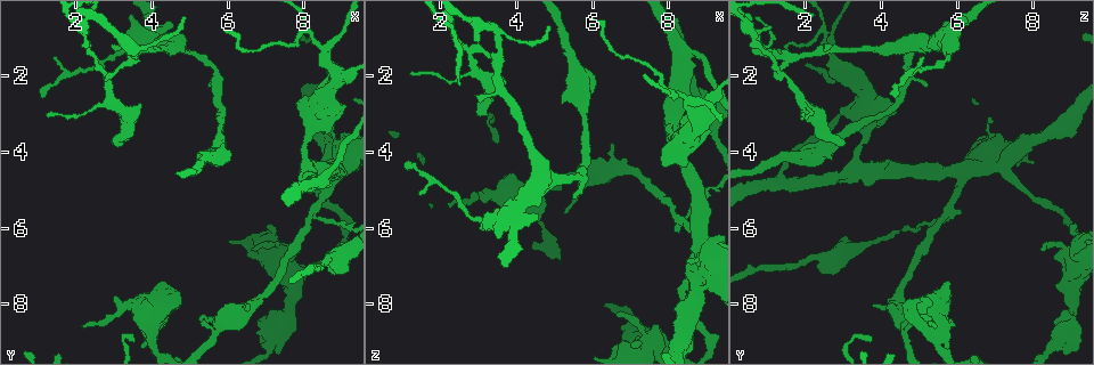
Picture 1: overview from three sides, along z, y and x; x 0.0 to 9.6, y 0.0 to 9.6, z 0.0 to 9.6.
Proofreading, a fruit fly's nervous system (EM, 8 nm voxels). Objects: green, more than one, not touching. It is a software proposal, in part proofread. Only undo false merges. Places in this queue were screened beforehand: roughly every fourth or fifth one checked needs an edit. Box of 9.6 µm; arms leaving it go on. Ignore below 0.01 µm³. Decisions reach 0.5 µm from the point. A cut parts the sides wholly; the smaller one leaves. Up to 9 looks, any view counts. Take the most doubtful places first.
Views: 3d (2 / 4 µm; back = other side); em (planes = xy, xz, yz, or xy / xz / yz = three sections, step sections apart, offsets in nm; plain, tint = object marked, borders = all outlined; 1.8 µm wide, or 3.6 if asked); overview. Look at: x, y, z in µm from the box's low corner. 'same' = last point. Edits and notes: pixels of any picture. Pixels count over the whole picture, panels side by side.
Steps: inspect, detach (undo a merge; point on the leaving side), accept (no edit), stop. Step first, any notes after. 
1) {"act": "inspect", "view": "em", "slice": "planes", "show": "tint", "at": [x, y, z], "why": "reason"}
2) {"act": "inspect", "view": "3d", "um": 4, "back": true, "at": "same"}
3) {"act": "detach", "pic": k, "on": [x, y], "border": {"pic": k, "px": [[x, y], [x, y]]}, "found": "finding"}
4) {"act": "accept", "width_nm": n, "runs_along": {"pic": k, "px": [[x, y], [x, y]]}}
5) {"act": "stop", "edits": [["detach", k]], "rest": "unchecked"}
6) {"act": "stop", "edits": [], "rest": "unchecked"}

{"act": "inspect", "view": "3d", "um": 2, "at": [8.25, 5.65, 5.80], "why": "sharp bend"}

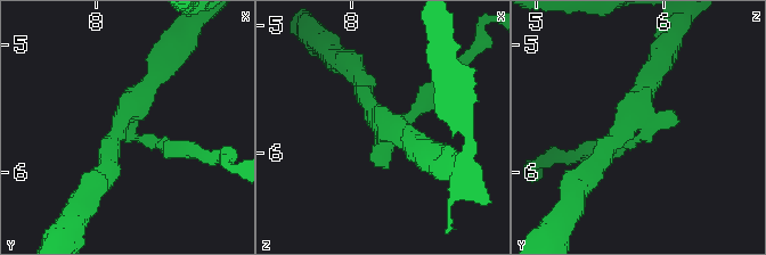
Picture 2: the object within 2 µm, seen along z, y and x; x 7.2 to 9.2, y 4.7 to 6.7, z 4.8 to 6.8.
{"act": "inspect", "view": "em", "slice": "yz", "step": 4, "show": "tint", "at": [8.28, 5.64, 5.78], "arms": 3}

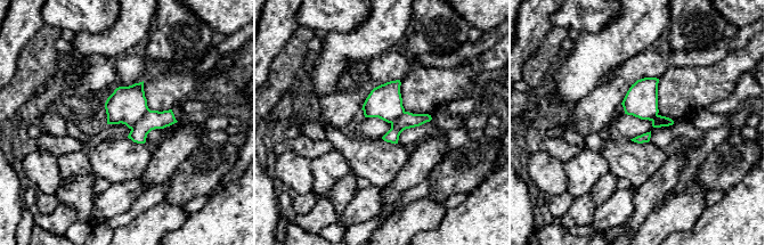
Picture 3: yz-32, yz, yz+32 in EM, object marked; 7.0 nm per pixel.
{"act": "inspect", "view": "em", "slice": "planes", "show": "tint", "at": "same", "why": "another direction"}

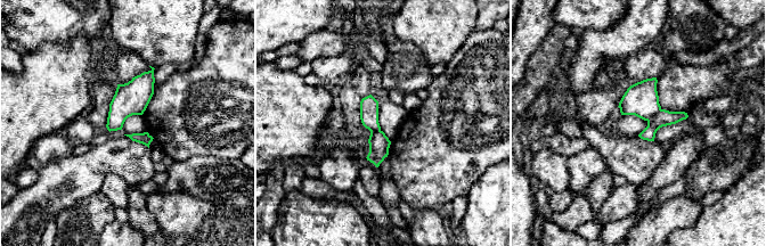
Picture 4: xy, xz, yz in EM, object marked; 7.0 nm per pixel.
{"act": "detach", "pic": 4, "on": [663, 117], "found": "a second neuron is stuck on"}

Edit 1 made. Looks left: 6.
{"act": "inspect", "view": "overview", "why": "redraw"}

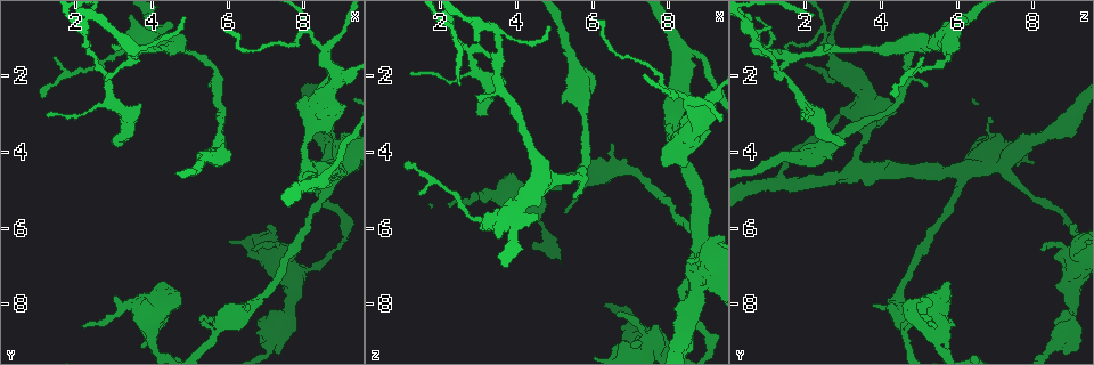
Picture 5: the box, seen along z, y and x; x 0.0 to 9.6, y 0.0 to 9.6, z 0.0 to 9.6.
{"act": "inspect", "view": "3d", "um": 4, "at": [2.85, 1.95, 1.35], "why": "abrupt turn"}

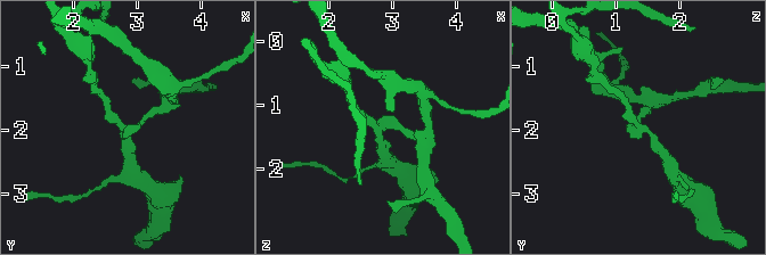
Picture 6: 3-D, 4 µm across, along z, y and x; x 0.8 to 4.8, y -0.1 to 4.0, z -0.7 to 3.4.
{"act": "inspect", "view": "em", "slice": "xy", "step": 4, "show": "plain", "at": [2.85, 2.00, 1.30]}

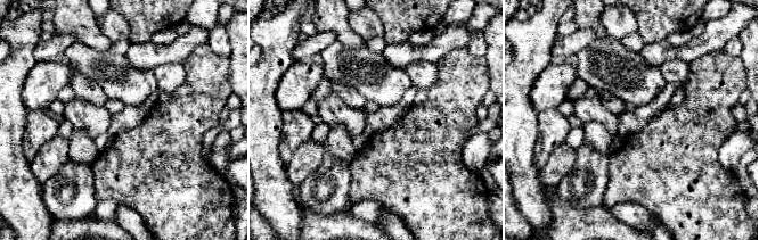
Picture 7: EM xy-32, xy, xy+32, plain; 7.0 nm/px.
{"act": "inspect", "view": "em", "slice": "xy", "step": 4, "show": "tint", "at": "same", "why": "with the object marked"}

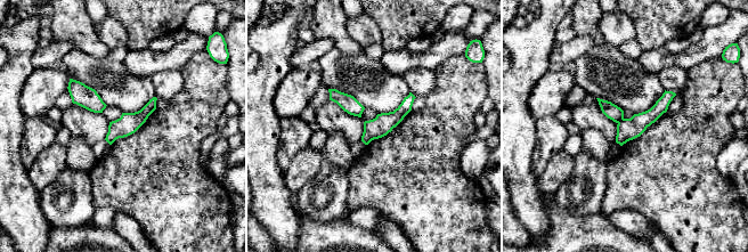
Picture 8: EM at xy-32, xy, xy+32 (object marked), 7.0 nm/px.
{"act": "detach", "pic": 8, "on": [611, 111], "border": {"pic": 8, "px": [[623, 118], [617, 122]]}, "found": "two neurons meet here"}

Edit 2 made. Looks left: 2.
{"act": "inspect", "view": "em", "slice": "yz", "step": 4, "show": "tint", "at": [8.95, 4.15, 7.15], "why": "thick turns thin"}

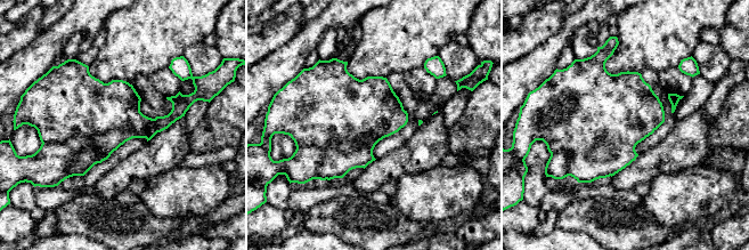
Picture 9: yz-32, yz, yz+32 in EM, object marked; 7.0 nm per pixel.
{"act": "inspect", "view": "em", "slice": "planes", "show": "tint", "at": "same", "why": "another direction"}

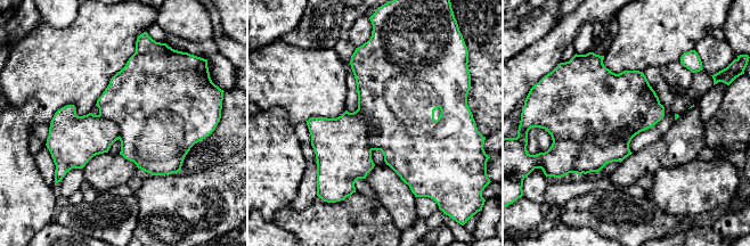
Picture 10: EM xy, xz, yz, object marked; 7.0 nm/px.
{"act": "detach", "pic": 10, "on": [592, 114], "border": {"pic": 10, "px": [[555, 140], [578, 144], [576, 172]]}, "found": "a second neuron is stuck on"}

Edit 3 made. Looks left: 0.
{"act": "stop", "edits": [["detach", 4], ["detach", 8], ["detach", 10]], "rest": "unchecked"}

